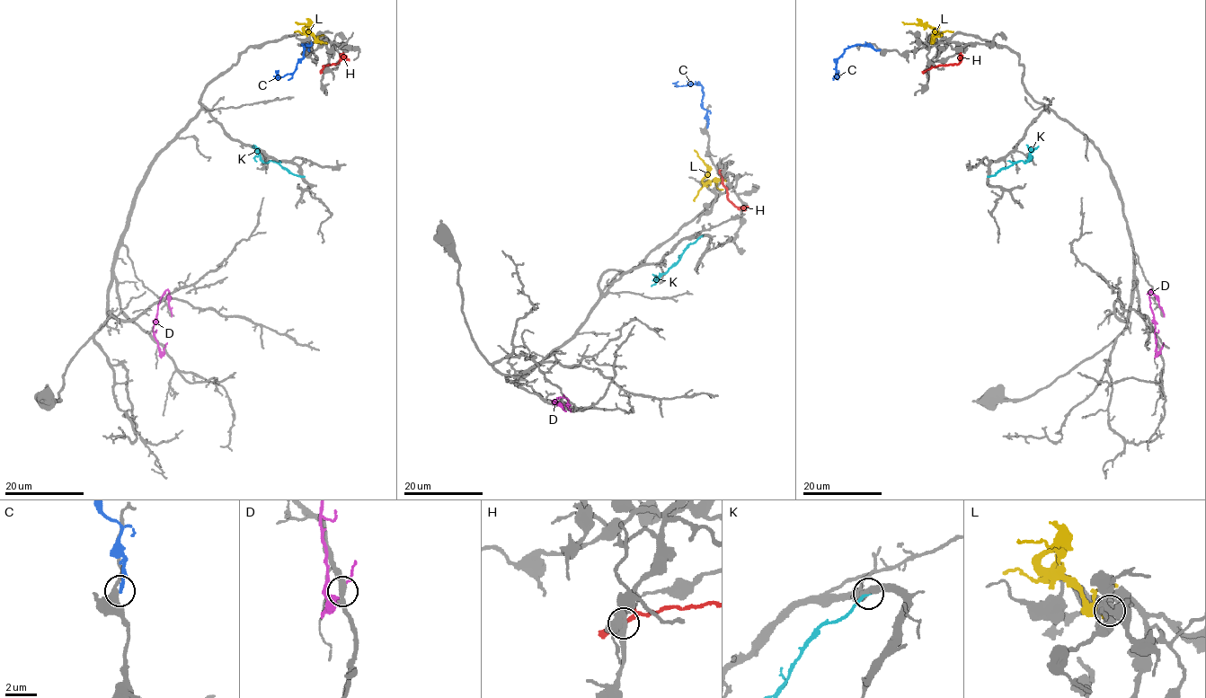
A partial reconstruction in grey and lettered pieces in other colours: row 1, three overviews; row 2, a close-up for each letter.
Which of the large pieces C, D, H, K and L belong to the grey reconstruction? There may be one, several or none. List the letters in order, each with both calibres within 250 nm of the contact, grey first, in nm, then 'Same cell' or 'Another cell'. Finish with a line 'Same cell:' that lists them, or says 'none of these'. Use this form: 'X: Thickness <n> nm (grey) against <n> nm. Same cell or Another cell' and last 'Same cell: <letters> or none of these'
C: Thickness 440 nm (grey) against 200 nm. Another cell
D: Thickness 360 nm (grey) against 160 nm. Another cell
H: Thickness 440 nm (grey) against 180 nm. Another cell
K: Thickness 440 nm (grey) against 200 nm. Another cell
L: Thickness 260 nm (grey) against 480 nm. Another cell
Same cell: none of these

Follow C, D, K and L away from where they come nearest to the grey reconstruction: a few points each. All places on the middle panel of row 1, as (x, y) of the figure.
C: (706, 128), (703, 87), (696, 83), (675, 83)
D: (563, 408), (553, 402), (559, 397), (566, 398), (570, 412)
K: (700, 236), (651, 286)
L: (721, 180), (703, 181), (708, 167), (695, 149)

